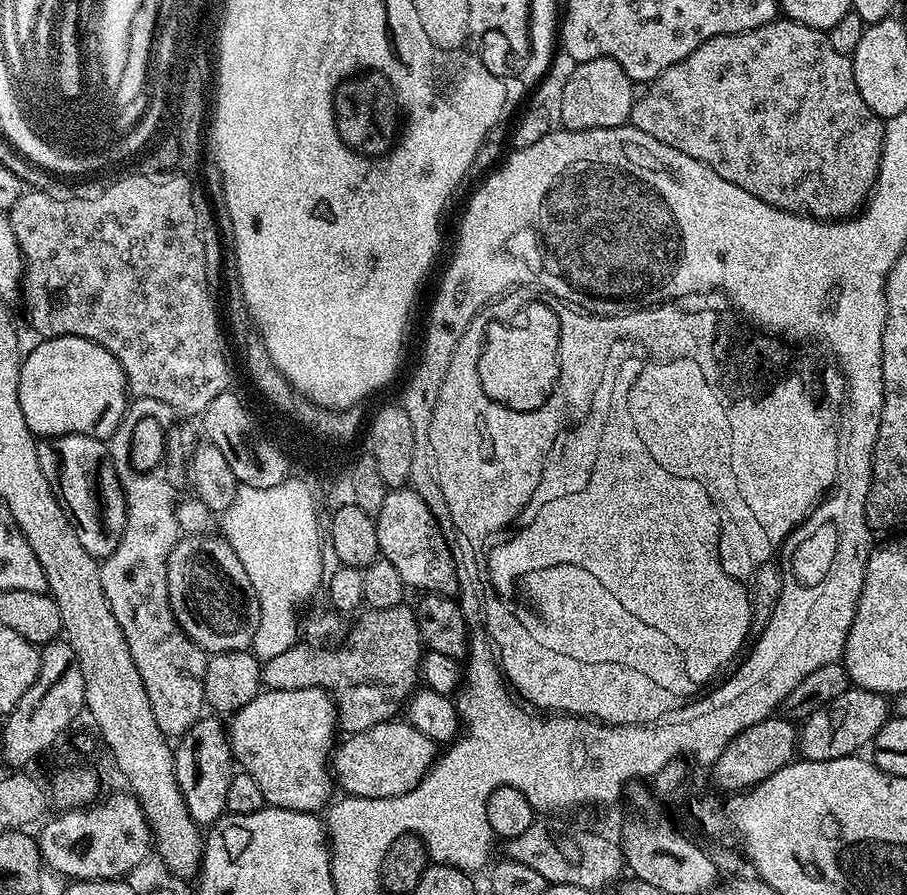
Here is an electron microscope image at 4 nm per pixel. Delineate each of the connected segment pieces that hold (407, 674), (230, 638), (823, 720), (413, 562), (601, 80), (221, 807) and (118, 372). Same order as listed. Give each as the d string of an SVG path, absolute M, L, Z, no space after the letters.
M399 604L389 608L365 611L365 616L352 628L348 641L341 648L336 646L317 646L312 642L297 642L290 650L263 661L262 684L268 690L306 690L322 688L336 703L336 722L344 734L365 732L370 726L399 717L408 699L421 683L420 657L422 641L415 611Z
M216 534L181 537L167 559L167 592L179 626L209 654L249 649L261 610L254 586L227 540Z
M849 687L848 691L838 694L834 702L814 710L805 716L798 732L798 752L803 759L826 762L834 758L857 755L873 743L884 723L890 719L887 695L871 692L865 688Z
M405 486L388 490L385 494L385 501L382 502L374 519L380 556L394 562L394 570L398 570L398 574L402 574L402 582L405 586L409 589L417 588L417 593L434 596L455 597L459 593L458 574L456 573L456 563L452 557L450 541L441 532L442 524L434 518L434 514L430 514L430 506L426 506L424 498L419 497L413 488Z
M610 58L581 60L571 74L563 91L561 112L558 120L570 130L598 130L599 128L623 128L631 121L634 103L634 82Z
M212 714L196 721L175 745L176 777L182 798L190 810L192 819L201 826L211 826L225 815L226 790L234 775L234 757L229 733Z
M49 336L41 339L20 361L18 378L18 406L22 406L22 418L37 438L55 438L64 435L90 435L107 441L118 430L124 411L130 403L128 380L122 366L110 350L77 336Z

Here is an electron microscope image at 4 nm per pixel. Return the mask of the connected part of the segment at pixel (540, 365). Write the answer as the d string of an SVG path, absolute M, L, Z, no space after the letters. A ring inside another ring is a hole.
M522 288L500 298L496 318L488 326L484 340L480 342L477 383L486 398L497 400L502 406L524 404L526 409L540 408L548 388L554 388L556 381L556 308L536 294L526 294ZM512 348L516 348L512 352ZM512 368L520 372L524 384L532 384L533 392L516 392L512 395Z

